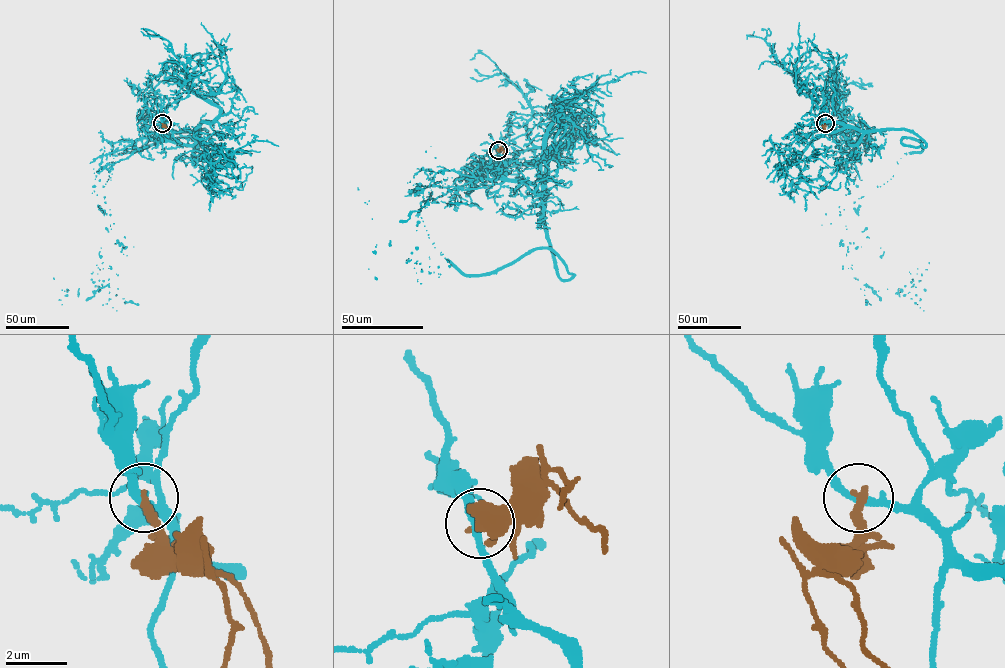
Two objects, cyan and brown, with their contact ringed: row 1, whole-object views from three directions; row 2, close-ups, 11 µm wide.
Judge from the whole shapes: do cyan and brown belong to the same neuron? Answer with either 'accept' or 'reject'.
reject

